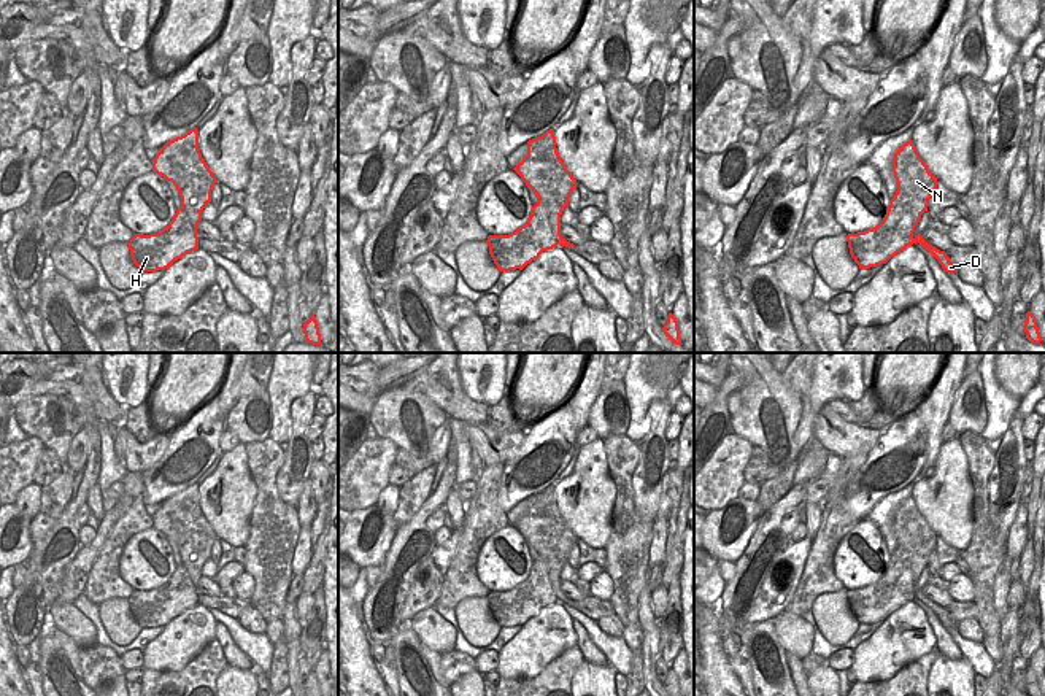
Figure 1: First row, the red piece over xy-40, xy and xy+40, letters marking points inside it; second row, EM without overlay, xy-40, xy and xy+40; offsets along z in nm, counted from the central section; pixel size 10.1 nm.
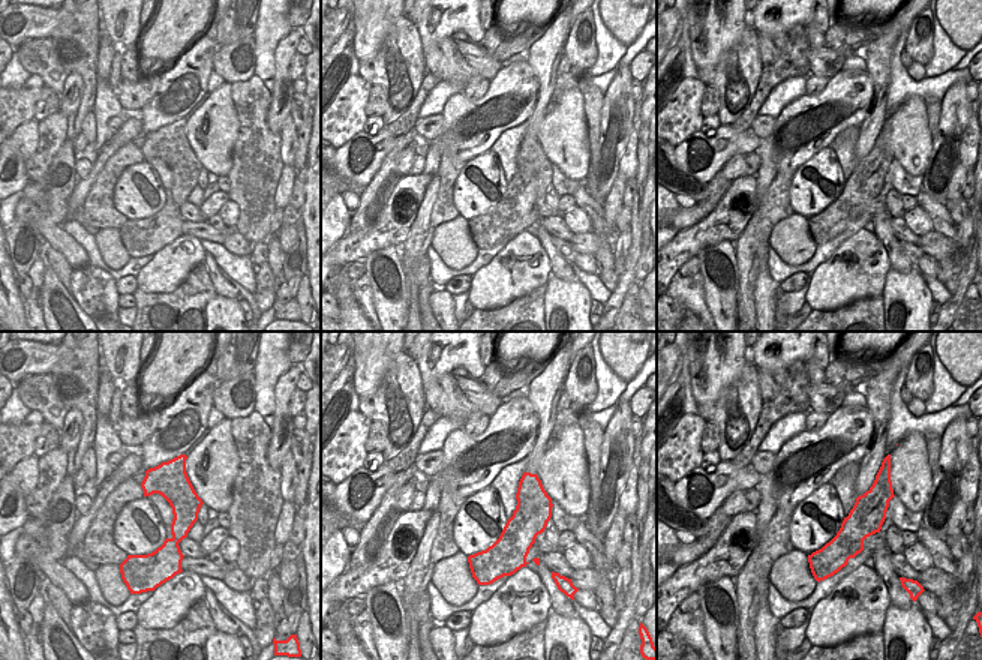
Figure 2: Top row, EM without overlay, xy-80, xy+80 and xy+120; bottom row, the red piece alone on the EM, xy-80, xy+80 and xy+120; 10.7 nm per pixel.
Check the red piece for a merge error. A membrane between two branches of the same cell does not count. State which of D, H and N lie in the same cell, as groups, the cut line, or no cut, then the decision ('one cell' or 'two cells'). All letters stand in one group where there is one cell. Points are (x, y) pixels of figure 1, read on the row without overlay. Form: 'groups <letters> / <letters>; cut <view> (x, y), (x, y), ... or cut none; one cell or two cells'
groups D / H N; cut xy+40 (915, 593), (921, 599); two cells

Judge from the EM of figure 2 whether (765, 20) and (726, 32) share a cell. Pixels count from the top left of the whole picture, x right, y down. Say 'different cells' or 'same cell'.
different cells

